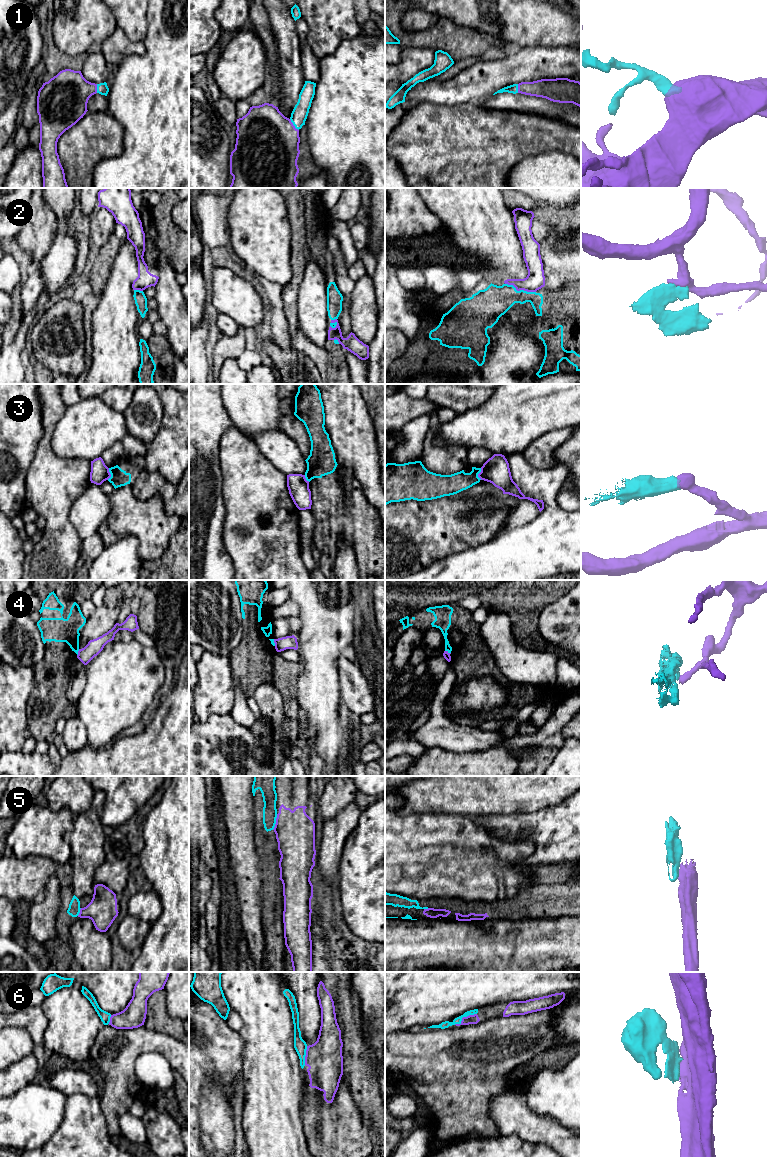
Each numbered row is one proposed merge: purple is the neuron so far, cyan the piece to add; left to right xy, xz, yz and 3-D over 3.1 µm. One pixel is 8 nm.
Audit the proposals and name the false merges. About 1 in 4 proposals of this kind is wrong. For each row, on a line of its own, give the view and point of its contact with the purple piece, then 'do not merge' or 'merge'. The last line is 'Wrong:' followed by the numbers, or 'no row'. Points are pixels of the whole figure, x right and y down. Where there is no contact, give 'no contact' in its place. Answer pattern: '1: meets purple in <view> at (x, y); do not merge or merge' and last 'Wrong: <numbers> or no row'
1: meets purple in xz at (293, 125); merge
2: meets purple in yz at (520, 289); do not merge
3: meets purple in xy at (110, 474); do not merge
4: meets purple in yz at (447, 651); do not merge
5: meets purple in xz at (276, 822); do not merge
6: meets purple in yz at (464, 1017); merge
Wrong: 2, 3, 4, 5

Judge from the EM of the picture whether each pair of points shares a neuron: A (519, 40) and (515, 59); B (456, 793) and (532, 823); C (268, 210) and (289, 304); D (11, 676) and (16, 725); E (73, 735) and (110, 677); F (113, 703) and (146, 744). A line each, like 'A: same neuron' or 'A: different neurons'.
A: different neurons
B: different neurons
C: different neurons
D: same neuron
E: different neurons
F: different neurons

